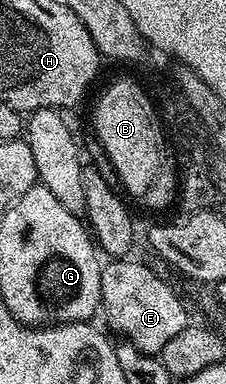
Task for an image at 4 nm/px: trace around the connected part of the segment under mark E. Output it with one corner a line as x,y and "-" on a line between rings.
114,258
102,264
100,312
110,323
109,331
114,331
125,343
135,344
142,352
161,354
169,340
188,327
192,317
186,313
173,286
164,277
157,276
148,265
134,259

